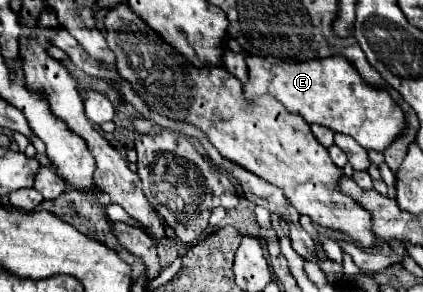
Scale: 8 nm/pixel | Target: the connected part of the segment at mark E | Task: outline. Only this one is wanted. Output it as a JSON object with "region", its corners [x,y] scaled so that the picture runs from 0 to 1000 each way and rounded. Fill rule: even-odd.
{"region":[[[806,185],[773,192],[768,205],[726,212],[664,212],[641,219],[612,192],[584,192],[589,274],[574,295],[589,342],[636,322],[655,336],[678,377],[707,384],[730,425],[773,432],[787,452],[830,466],[863,514],[910,521],[929,479],[962,445],[962,411],[943,356],[920,315],[868,288],[844,233]]]}

